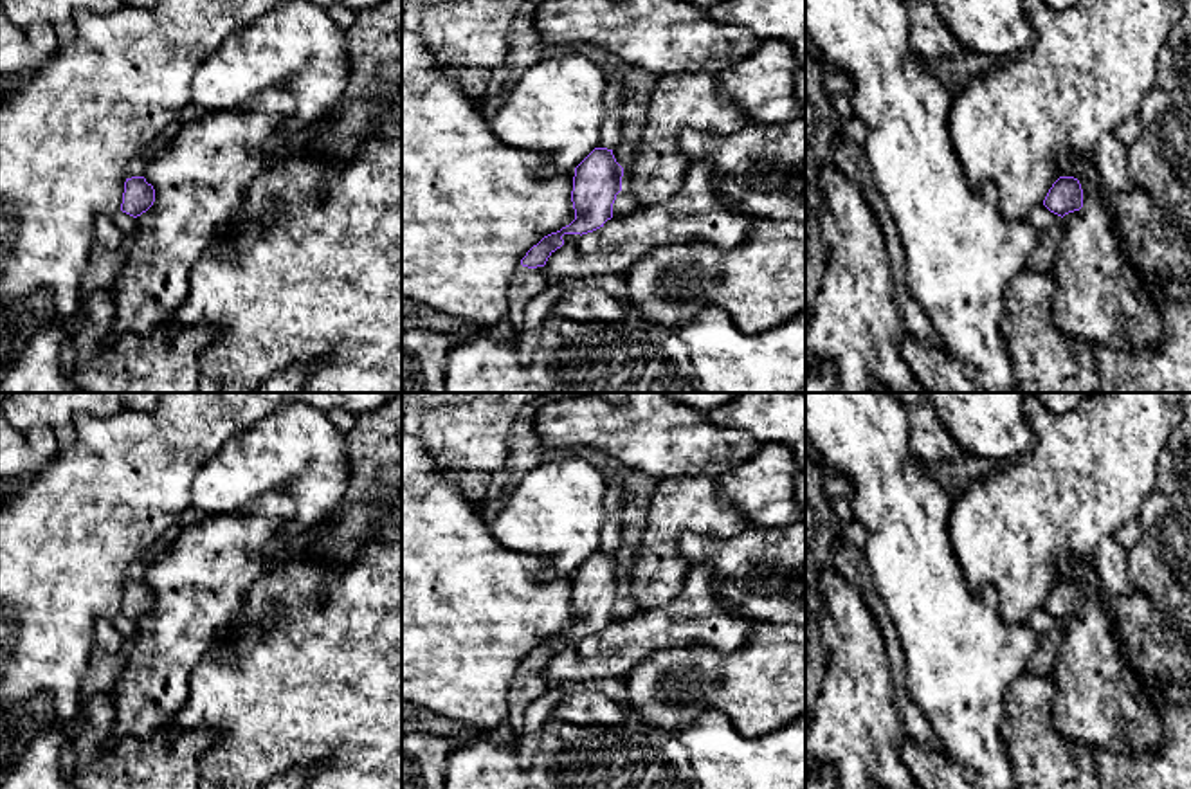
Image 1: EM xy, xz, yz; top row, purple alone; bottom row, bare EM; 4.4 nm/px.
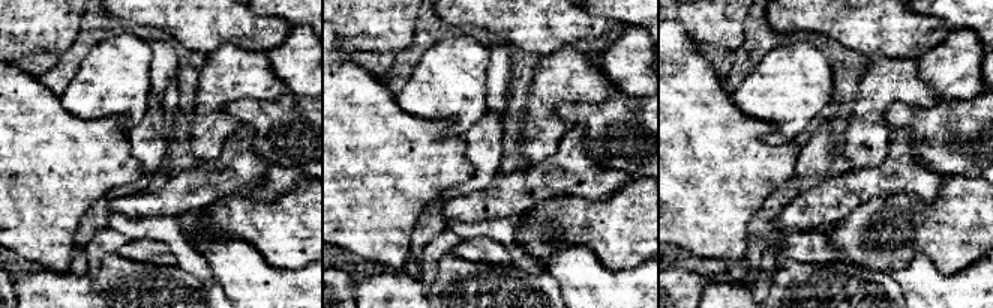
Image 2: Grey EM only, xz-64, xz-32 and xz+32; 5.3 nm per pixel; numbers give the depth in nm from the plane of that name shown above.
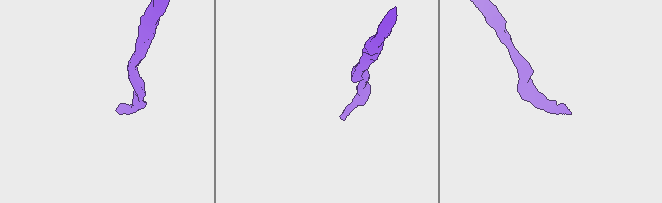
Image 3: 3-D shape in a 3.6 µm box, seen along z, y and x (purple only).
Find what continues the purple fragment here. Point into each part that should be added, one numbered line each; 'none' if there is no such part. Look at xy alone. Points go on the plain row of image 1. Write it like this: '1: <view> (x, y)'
1: xy (136, 571)

